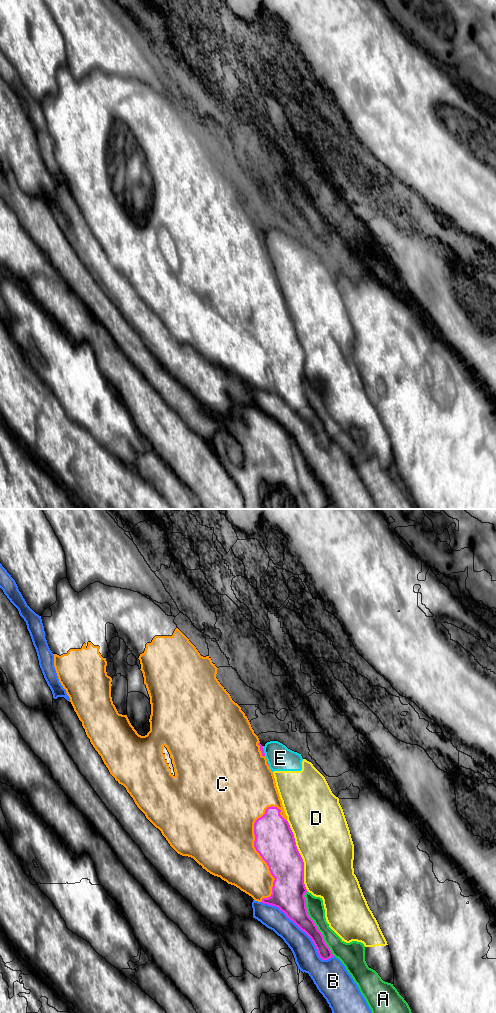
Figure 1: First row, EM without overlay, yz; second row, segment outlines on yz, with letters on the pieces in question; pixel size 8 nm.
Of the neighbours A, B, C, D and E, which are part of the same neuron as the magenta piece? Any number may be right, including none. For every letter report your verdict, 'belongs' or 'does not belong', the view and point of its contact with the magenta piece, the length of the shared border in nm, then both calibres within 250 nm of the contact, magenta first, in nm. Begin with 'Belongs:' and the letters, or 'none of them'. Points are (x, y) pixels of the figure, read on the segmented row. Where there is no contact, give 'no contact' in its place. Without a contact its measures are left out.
Belongs: C
A: does not belong; meets magenta in yz at (314, 923); contact 550 nm long; 220 nm thick on the magenta side, 140 nm on the other
B: does not belong; meets magenta in yz at (302, 930); contact 750 nm long; 220 nm thick on the magenta side, 190 nm on the other
C: belongs; meets magenta in yz at (259, 853); contact 800 nm long; 320 nm thick on the magenta side, 420 nm on the other
D: does not belong; meets magenta in yz at (300, 855); contact 600 nm long; 320 nm thick on the magenta side, 440 nm on the other
E: does not belong; meets magenta in yz at (263, 751); contact 80 nm long; 30 nm thick on the magenta side, 200 nm on the other

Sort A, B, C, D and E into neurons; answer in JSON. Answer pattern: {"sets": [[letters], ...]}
{"sets": [["A"], ["B"], ["C"], ["D", "E"]]}

